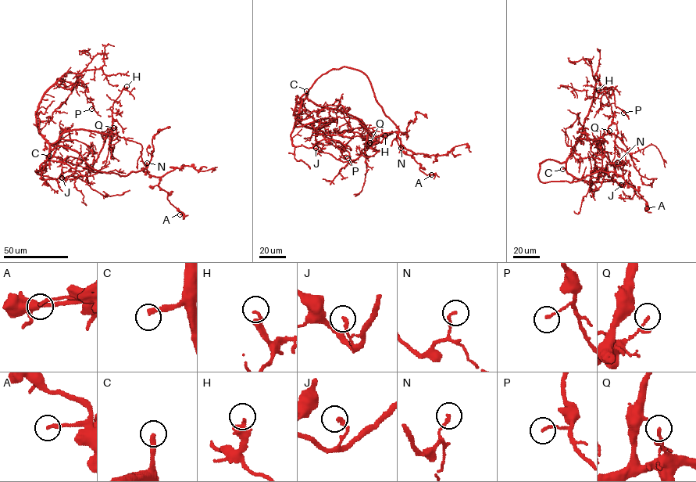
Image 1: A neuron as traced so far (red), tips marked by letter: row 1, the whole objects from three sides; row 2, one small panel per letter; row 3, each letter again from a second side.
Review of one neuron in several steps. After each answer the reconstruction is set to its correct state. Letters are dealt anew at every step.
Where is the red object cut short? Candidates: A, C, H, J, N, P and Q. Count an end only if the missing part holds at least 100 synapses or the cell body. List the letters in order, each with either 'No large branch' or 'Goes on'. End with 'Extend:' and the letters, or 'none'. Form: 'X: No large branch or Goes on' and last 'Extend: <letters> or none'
A: No large branch
C: Goes on
H: No large branch
J: No large branch
N: No large branch
P: No large branch
Q: No large branch
Extend: C

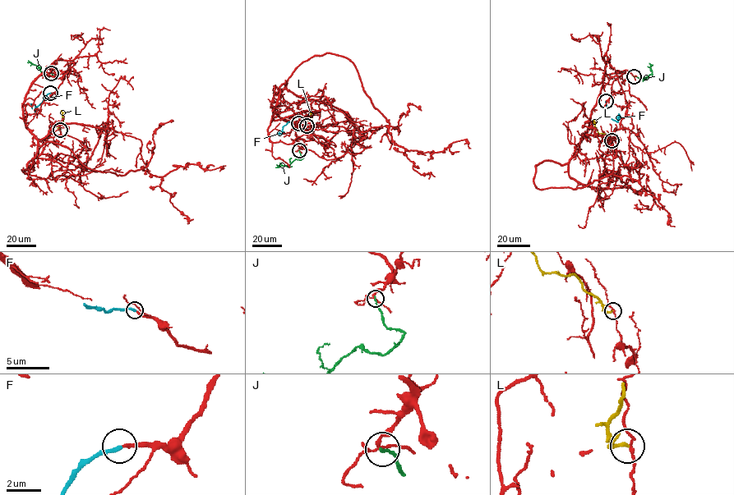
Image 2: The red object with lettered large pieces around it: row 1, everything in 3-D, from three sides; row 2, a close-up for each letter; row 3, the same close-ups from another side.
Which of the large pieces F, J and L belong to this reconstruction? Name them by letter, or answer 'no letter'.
F

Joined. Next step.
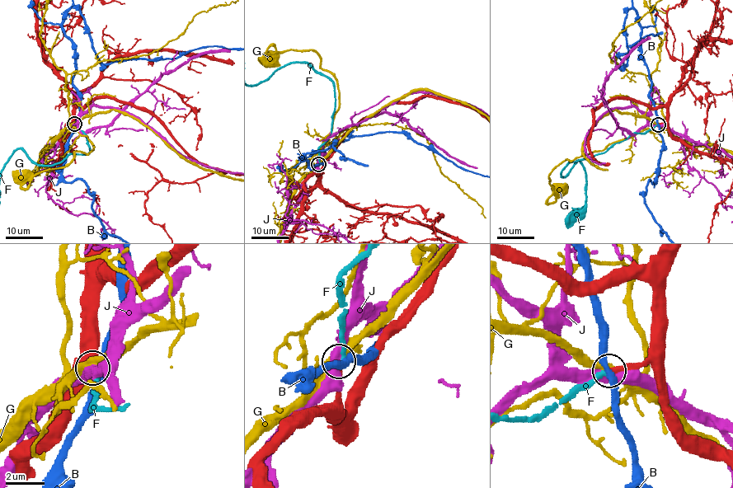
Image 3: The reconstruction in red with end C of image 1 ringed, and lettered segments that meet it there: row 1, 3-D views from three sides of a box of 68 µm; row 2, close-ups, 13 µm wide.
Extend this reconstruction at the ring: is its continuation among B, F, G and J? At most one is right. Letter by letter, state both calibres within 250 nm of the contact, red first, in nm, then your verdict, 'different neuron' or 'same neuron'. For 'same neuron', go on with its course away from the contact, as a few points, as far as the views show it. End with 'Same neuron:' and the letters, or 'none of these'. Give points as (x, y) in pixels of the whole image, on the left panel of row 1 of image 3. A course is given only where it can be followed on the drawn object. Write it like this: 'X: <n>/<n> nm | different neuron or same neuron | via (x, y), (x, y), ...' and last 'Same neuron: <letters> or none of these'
B: 280/320 nm | different neuron
F: 280/240 nm | same neuron
G: 320/420 nm | different neuron
J: 360/550 nm | different neuron
Same neuron: F

